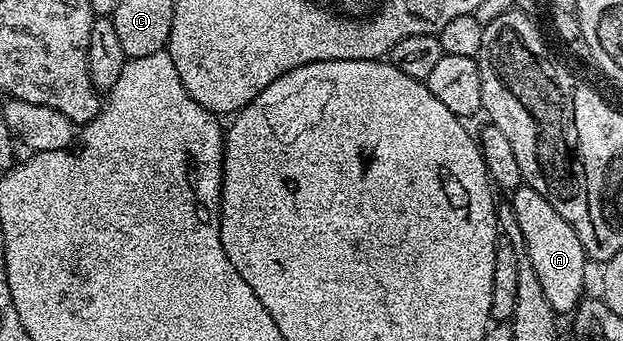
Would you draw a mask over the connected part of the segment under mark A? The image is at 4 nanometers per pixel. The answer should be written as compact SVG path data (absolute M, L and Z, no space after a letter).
M521 184L516 190L511 191L510 201L518 216L518 228L522 228L523 249L528 251L530 264L538 276L538 281L542 283L542 293L546 295L546 300L550 300L550 308L554 308L560 316L564 316L567 310L575 311L585 297L584 269L590 266L589 259L582 248L582 240L578 240L574 228L570 228L570 224L562 220L558 212L554 212L554 204L550 204L546 196L534 192L534 188Z

